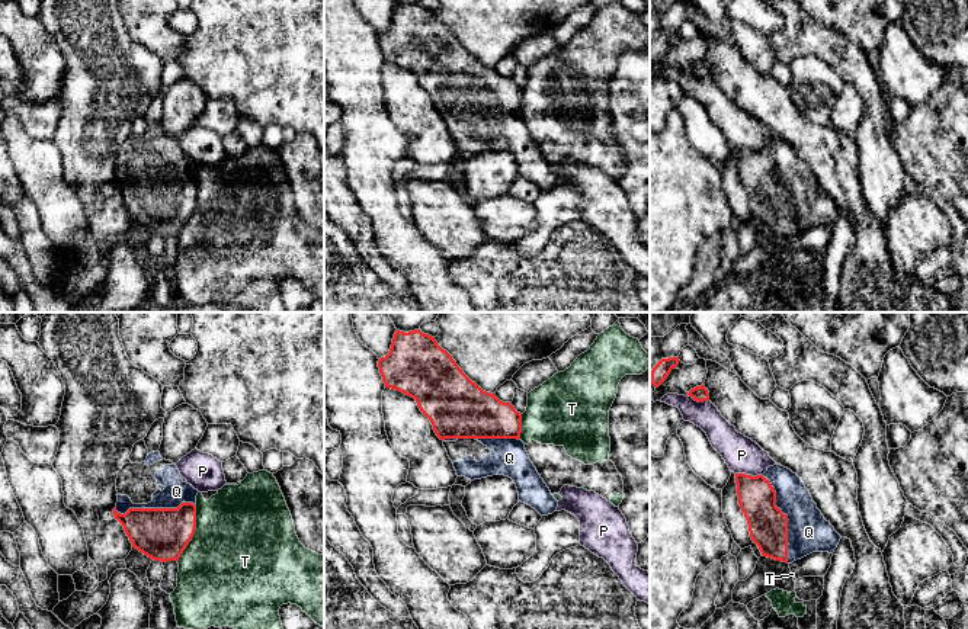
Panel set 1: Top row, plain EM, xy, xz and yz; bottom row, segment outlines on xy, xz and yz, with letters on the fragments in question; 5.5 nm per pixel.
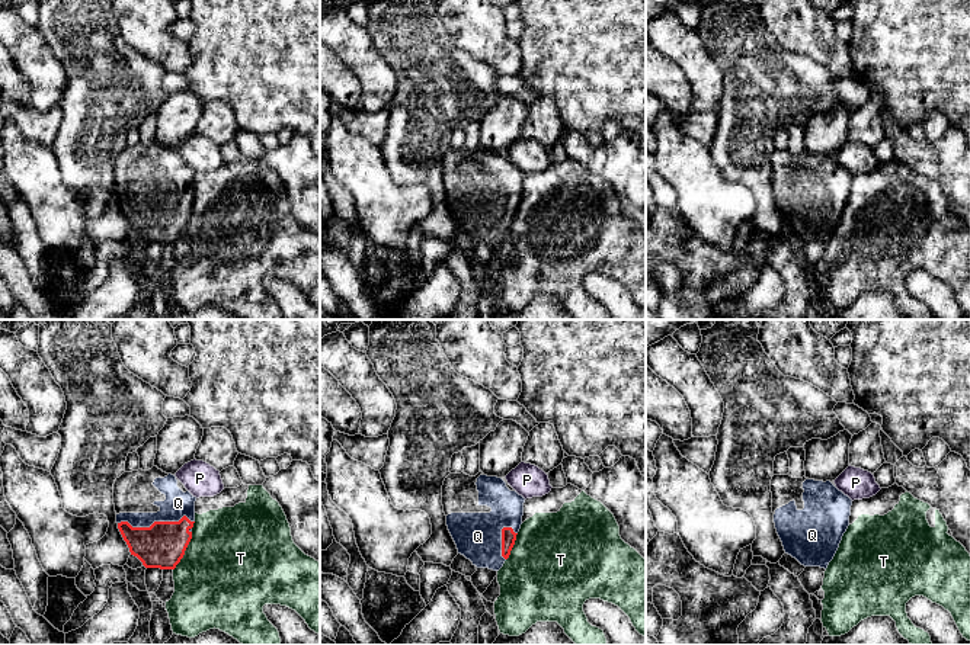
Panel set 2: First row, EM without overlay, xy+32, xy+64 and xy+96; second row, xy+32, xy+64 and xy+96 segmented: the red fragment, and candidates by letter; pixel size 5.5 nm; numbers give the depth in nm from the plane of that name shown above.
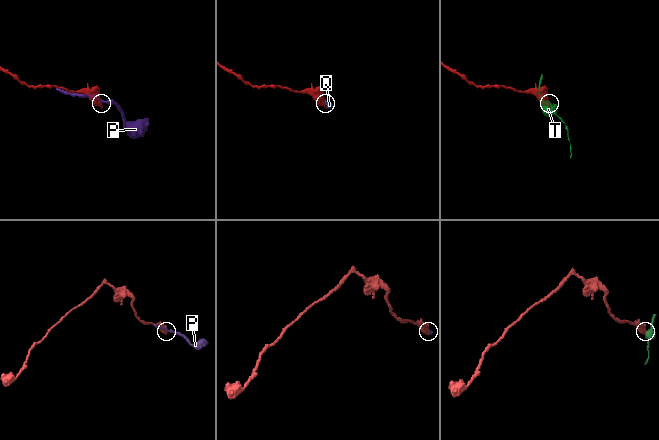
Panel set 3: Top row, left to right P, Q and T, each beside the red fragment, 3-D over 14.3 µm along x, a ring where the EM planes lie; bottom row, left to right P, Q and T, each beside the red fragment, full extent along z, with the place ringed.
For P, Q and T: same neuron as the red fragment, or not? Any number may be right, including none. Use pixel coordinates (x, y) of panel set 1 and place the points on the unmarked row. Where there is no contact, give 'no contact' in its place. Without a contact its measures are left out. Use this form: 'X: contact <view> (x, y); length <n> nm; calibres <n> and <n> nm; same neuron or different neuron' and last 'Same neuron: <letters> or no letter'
P: contact yz (749, 150); length 150 nm; calibres 200 and 200 nm; different neuron
Q: contact yz (787, 193); length 500 nm; calibres 220 and 220 nm; same neuron
T: contact xy (194, 208); length 340 nm; calibres 280 and 500 nm; different neuron
Same neuron: Q

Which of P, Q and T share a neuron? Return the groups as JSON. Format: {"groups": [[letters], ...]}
{"groups": [["P"], ["Q"], ["T"]]}

